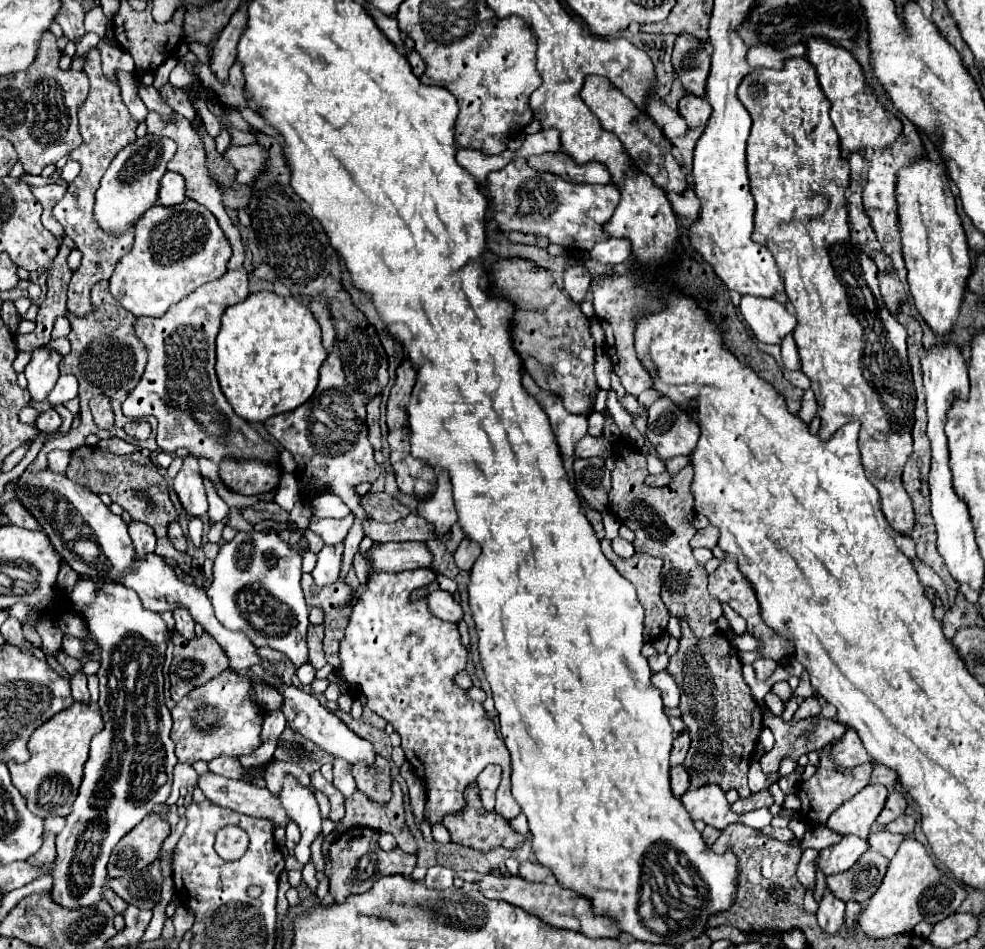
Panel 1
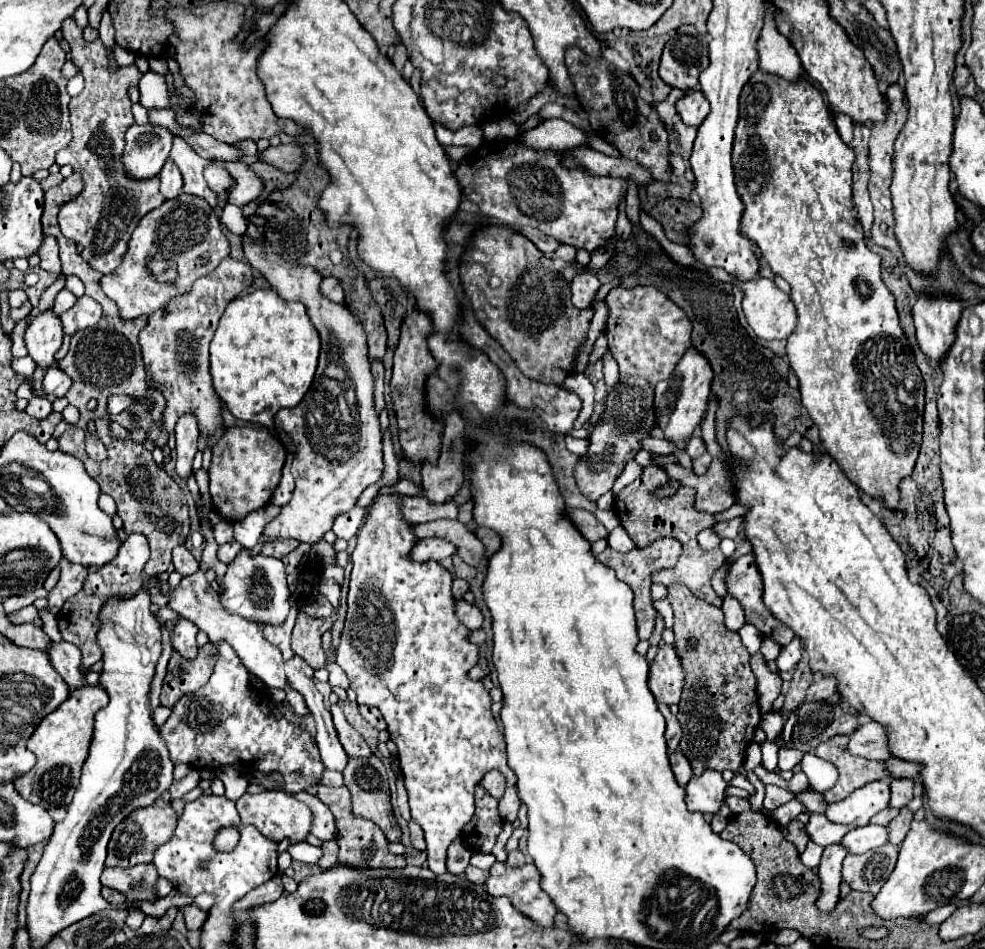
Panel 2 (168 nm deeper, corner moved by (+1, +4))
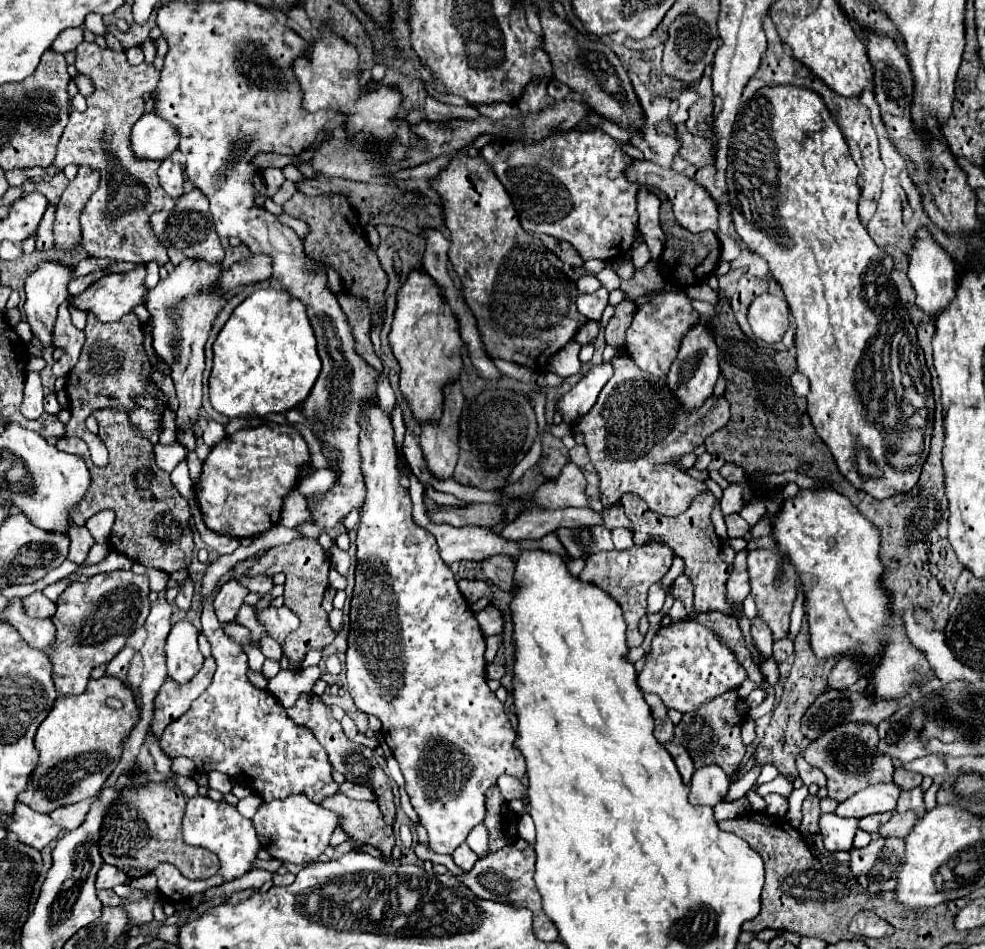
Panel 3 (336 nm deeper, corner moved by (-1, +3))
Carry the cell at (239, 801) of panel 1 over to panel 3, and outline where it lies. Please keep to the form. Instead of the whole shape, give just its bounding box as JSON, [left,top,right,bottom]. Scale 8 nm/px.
[253,794,339,864]

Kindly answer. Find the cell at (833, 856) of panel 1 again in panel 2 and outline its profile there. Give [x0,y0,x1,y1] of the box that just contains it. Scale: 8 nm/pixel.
[843,825,887,853]

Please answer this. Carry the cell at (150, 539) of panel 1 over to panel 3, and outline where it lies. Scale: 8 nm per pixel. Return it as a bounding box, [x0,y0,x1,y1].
[47,570,149,694]

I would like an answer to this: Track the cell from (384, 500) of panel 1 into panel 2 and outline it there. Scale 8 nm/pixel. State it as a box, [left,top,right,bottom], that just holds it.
[403,497,459,523]

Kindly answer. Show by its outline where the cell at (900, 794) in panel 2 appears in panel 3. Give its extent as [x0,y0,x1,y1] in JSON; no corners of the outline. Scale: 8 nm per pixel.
[895,768,921,790]

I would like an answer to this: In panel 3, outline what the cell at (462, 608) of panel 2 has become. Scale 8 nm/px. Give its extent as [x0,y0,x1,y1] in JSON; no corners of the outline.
[475,606,503,636]

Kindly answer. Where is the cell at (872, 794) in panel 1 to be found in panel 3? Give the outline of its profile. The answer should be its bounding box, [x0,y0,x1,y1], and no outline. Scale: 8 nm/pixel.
[835,782,901,820]

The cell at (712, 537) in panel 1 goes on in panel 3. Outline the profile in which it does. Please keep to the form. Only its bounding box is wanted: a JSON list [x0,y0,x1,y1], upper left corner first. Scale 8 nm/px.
[725,514,749,538]

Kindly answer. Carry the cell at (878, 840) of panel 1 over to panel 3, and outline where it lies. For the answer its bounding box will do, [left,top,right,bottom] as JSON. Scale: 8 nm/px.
[897,788,927,818]

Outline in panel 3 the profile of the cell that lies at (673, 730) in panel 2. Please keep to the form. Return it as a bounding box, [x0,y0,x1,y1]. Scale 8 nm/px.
[645,694,675,744]

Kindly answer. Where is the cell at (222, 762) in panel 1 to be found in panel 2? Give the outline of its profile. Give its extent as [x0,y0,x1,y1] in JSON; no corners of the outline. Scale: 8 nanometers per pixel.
[219,767,249,801]

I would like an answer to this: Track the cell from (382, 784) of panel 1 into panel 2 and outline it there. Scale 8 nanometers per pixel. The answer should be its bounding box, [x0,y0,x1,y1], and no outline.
[331,703,373,757]

